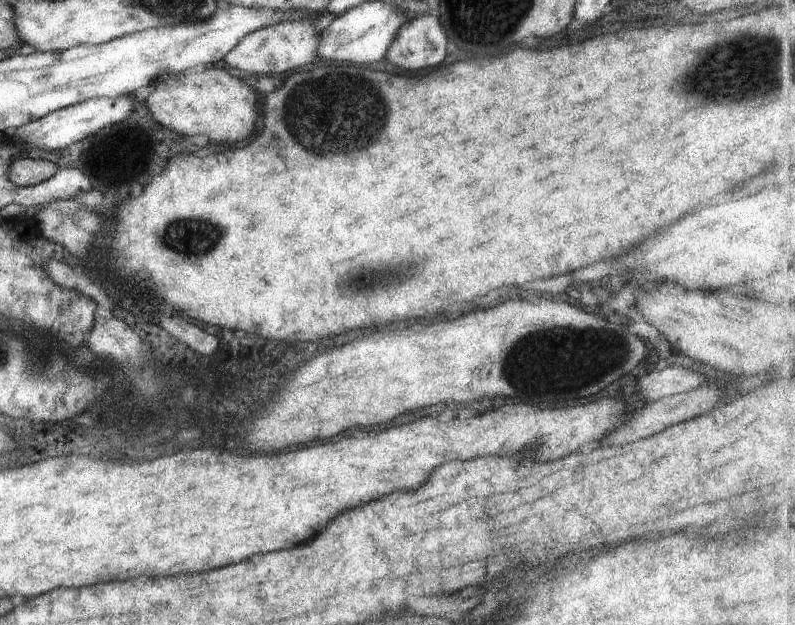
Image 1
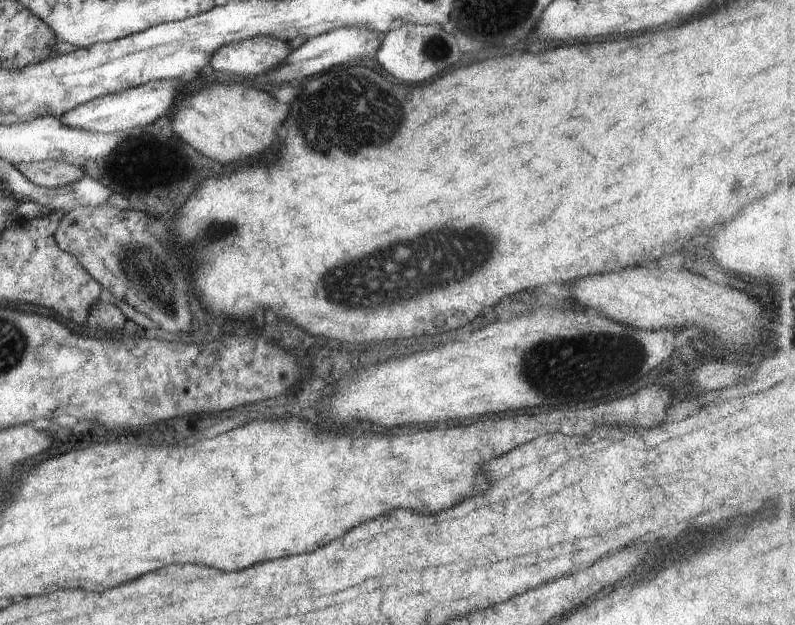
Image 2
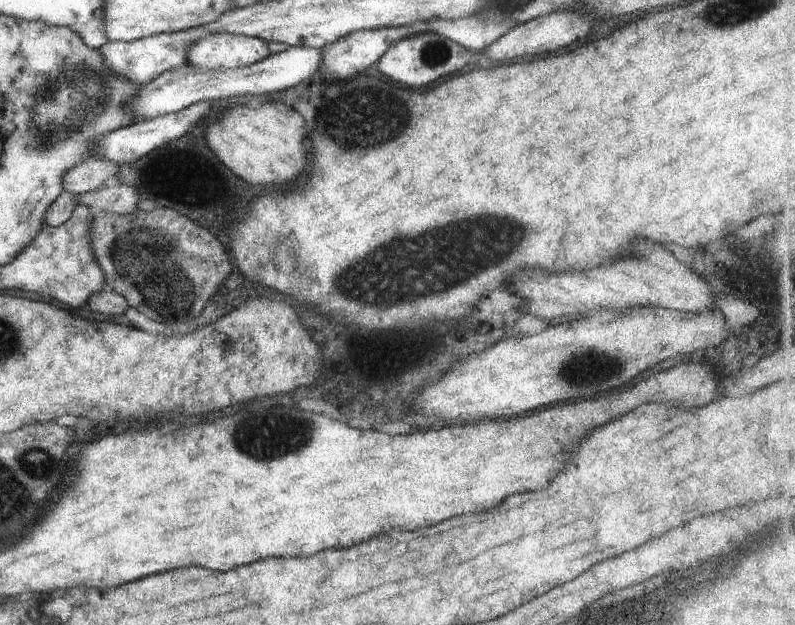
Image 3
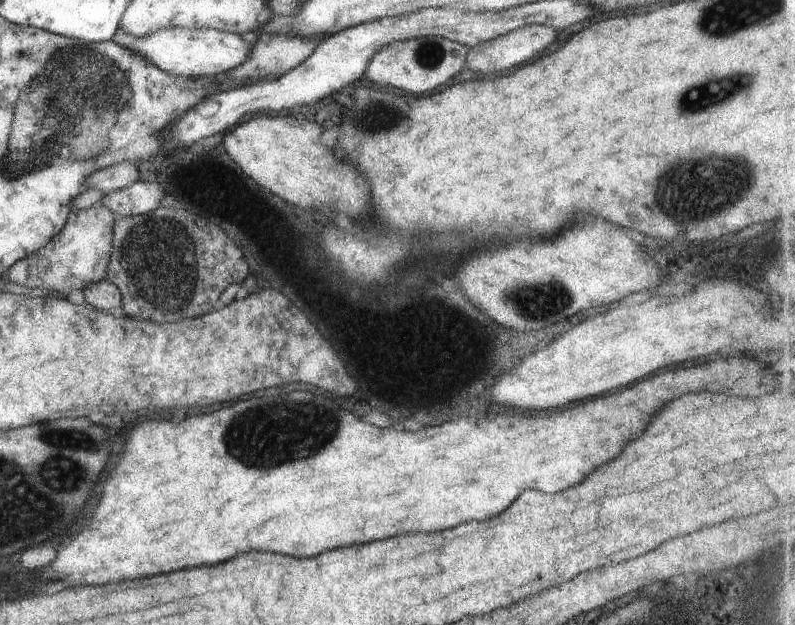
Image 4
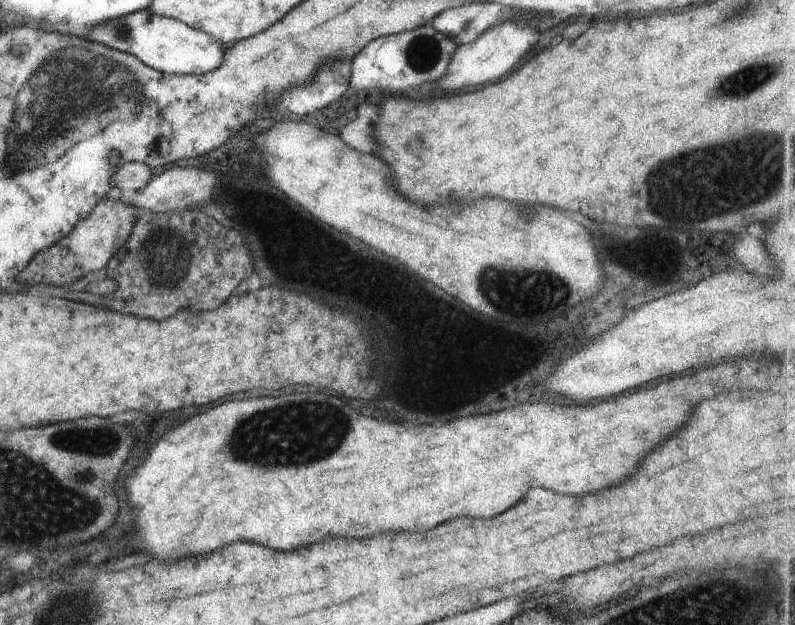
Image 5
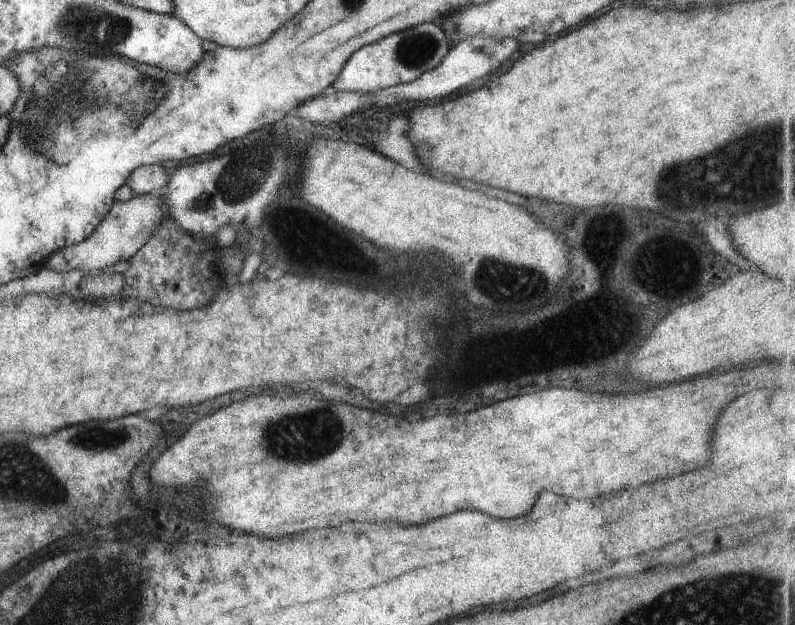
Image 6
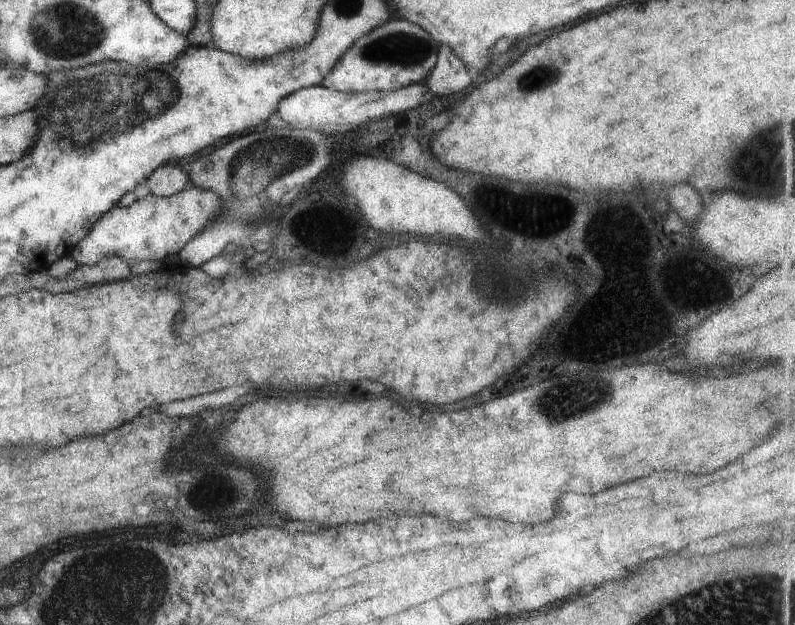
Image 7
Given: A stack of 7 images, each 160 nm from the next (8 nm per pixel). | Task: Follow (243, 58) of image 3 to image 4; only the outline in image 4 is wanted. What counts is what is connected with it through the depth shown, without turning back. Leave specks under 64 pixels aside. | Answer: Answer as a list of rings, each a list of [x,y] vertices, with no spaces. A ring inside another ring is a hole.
[[[183,27],[164,28],[140,37],[127,34],[123,29],[117,29],[110,38],[115,44],[138,53],[150,63],[153,63],[159,70],[172,75],[183,75],[184,77],[214,77],[216,74],[225,72],[245,60],[249,54],[251,45],[248,45],[239,35],[218,31],[215,29],[186,29]]]

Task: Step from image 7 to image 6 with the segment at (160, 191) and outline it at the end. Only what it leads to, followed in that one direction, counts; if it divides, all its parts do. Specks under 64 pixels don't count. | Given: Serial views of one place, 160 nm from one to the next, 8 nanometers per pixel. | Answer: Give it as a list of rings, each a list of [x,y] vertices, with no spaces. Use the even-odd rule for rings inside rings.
[[[160,163],[138,166],[124,182],[135,195],[159,193],[167,184],[167,172]]]

